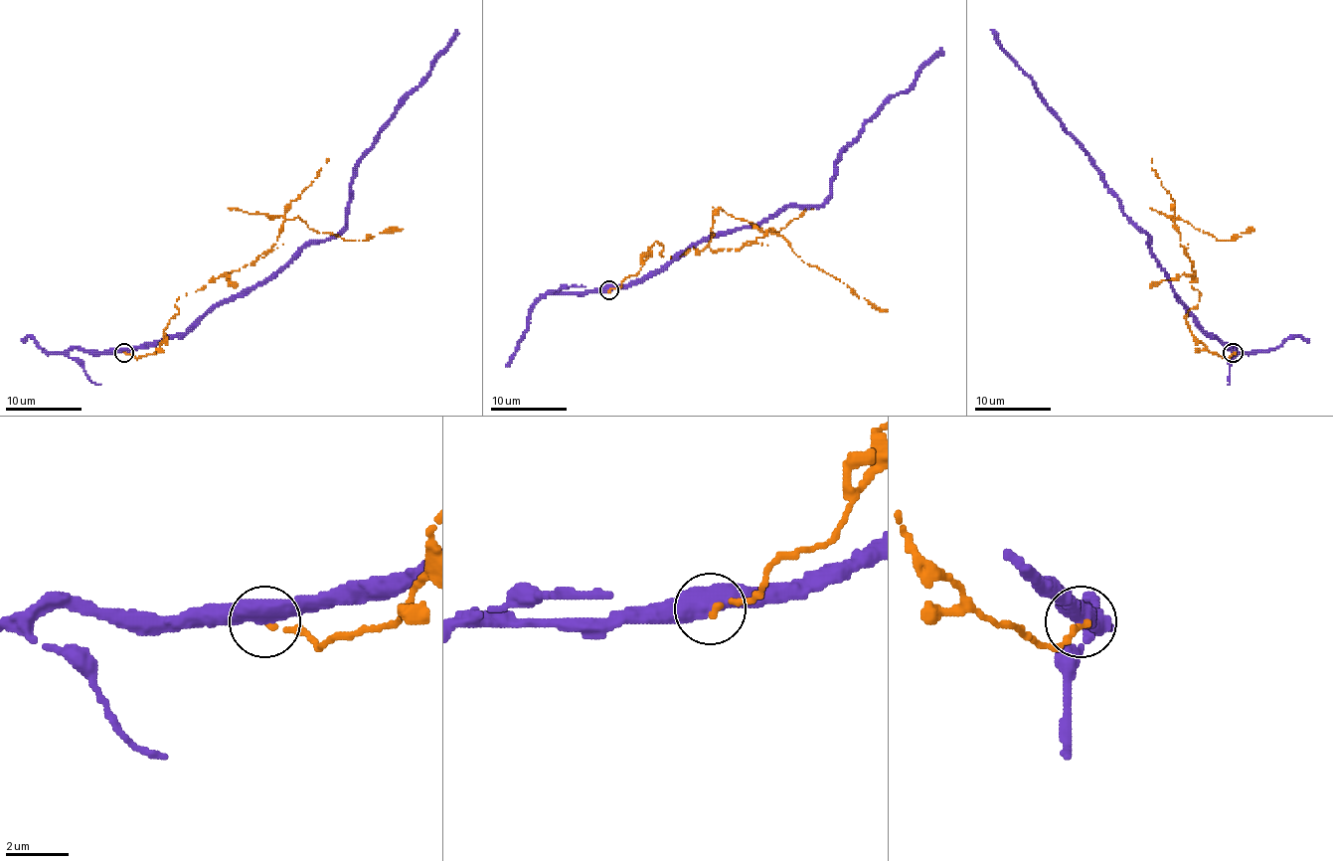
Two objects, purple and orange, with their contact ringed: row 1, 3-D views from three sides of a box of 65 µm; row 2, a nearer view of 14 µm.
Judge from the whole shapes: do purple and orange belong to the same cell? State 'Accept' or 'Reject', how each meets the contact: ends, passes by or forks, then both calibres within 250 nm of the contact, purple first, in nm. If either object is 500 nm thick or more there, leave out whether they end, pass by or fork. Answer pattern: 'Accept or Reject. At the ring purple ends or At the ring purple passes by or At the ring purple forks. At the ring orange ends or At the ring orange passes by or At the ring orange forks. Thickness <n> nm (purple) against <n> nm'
Reject. At the ring purple passes by. At the ring orange ends. Thickness 440 nm (purple) against 190 nm

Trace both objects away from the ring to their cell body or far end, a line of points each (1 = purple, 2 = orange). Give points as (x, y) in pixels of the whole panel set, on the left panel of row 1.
1: (123, 352), (182, 337), (209, 312), (275, 276), (303, 248), (334, 239), (345, 225), (353, 170), (457, 30)
2: (123, 352), (154, 354), (178, 297), (252, 262), (284, 221), (298, 218), (345, 240), (403, 229)

